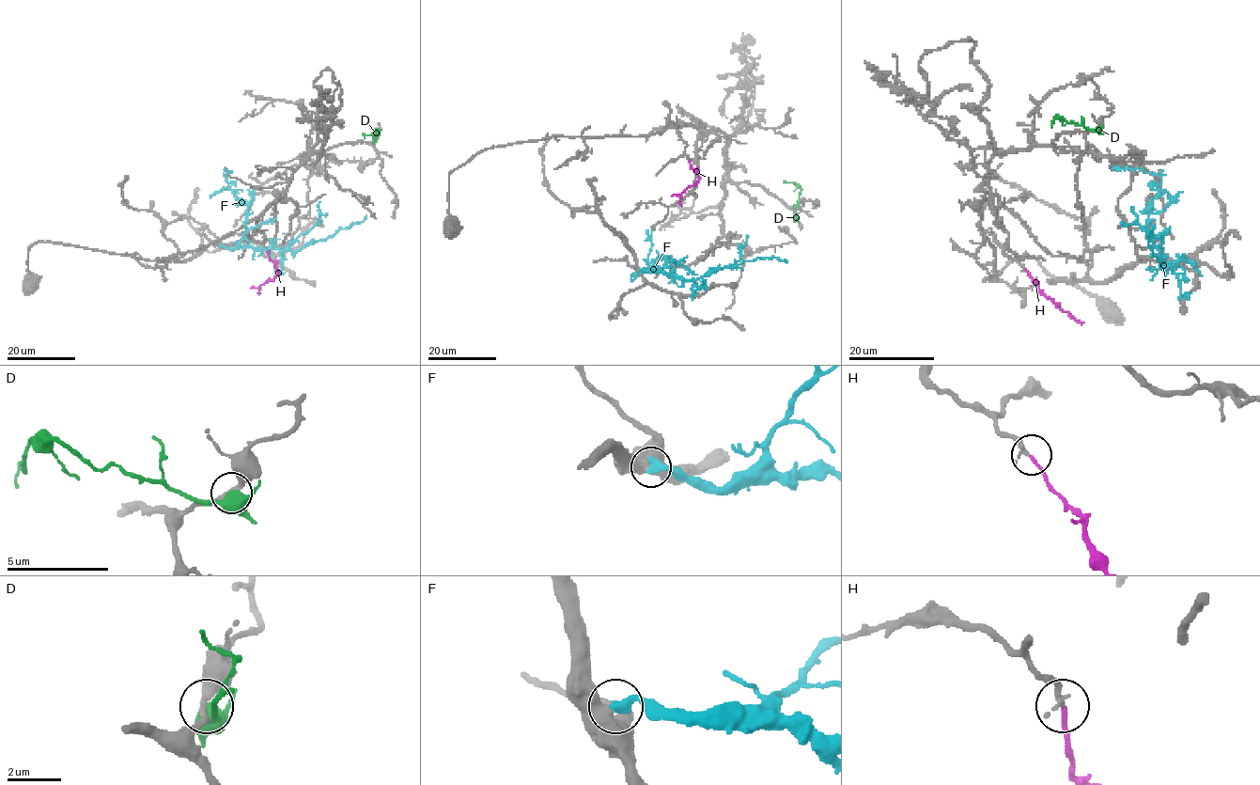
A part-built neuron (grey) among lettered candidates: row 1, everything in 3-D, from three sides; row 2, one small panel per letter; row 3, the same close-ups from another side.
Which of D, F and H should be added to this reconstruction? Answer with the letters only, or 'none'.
H

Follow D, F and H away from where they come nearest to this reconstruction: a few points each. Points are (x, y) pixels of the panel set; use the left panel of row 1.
D: (374, 139), (380, 130), (374, 130), (369, 135), (362, 133)
F: (219, 245), (230, 248), (278, 247), (296, 251), (332, 236), (340, 227), (361, 222), (365, 215)
H: (268, 251), (279, 274), (272, 280), (262, 284), (260, 293)

